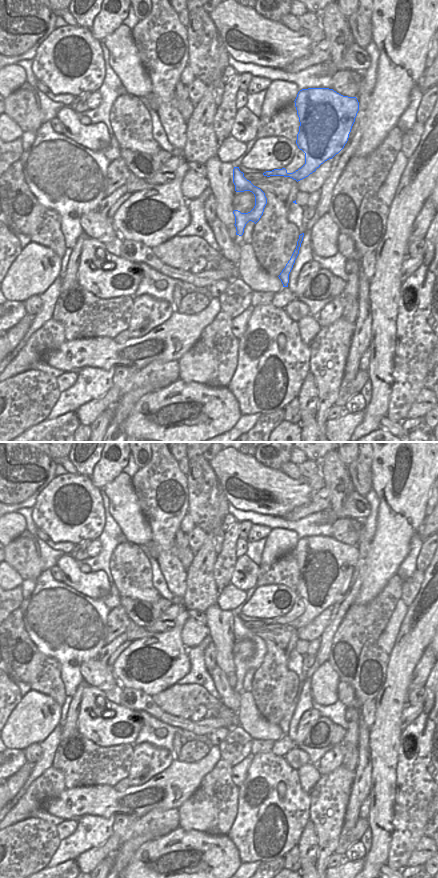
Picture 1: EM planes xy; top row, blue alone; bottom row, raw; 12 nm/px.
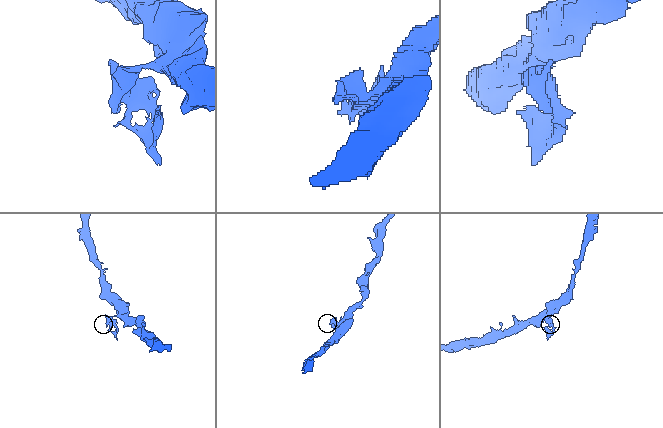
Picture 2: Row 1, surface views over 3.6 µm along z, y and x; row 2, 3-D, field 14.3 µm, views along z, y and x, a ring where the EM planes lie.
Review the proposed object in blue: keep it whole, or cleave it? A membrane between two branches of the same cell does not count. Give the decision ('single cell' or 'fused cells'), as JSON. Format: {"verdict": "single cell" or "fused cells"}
{"verdict": "single cell"}

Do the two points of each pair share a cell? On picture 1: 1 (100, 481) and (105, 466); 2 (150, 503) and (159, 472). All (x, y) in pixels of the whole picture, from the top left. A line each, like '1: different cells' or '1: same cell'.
1: same cell
2: same cell

